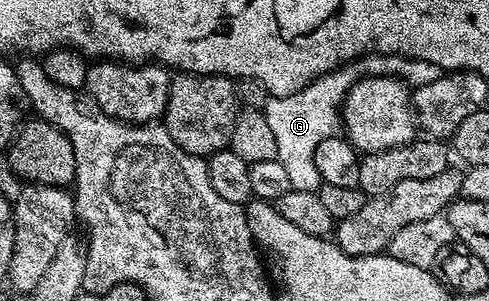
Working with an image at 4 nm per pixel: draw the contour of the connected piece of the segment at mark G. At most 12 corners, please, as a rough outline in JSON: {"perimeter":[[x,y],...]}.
{"perimeter":[[365,55],[263,115],[293,189],[317,192],[314,151],[337,136],[344,96],[362,77],[411,88],[444,70],[413,57]]}

